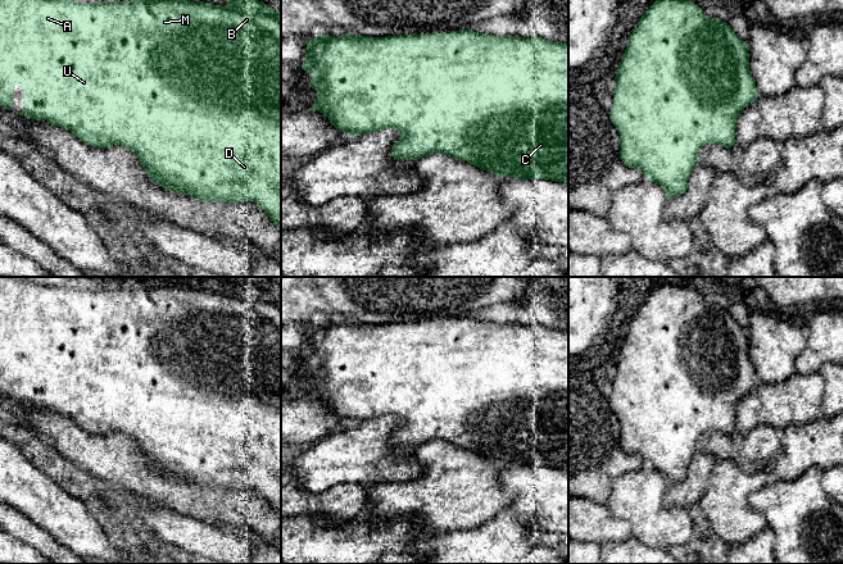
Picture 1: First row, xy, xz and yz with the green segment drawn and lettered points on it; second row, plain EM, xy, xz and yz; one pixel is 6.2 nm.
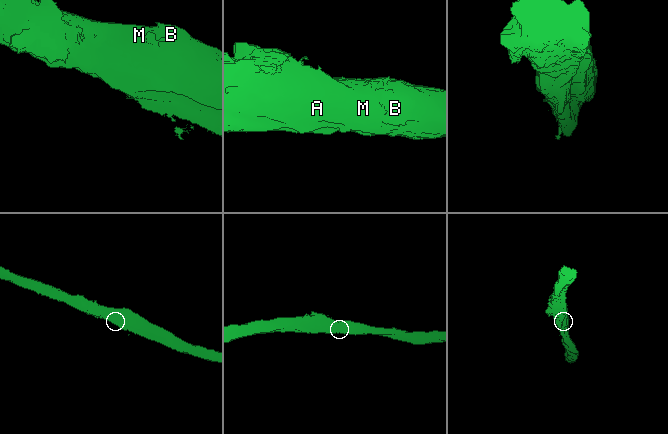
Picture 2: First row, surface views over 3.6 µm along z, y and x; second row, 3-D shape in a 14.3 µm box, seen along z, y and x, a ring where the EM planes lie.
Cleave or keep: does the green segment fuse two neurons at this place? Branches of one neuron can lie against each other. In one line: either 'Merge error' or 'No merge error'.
No merge error

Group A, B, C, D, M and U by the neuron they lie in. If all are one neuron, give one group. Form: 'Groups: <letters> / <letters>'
Groups: A B C D M U

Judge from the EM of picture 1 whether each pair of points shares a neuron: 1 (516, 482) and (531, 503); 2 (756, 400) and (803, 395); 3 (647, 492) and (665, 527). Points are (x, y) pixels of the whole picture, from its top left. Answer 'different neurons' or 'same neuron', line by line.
1: same neuron
2: same neuron
3: same neuron

